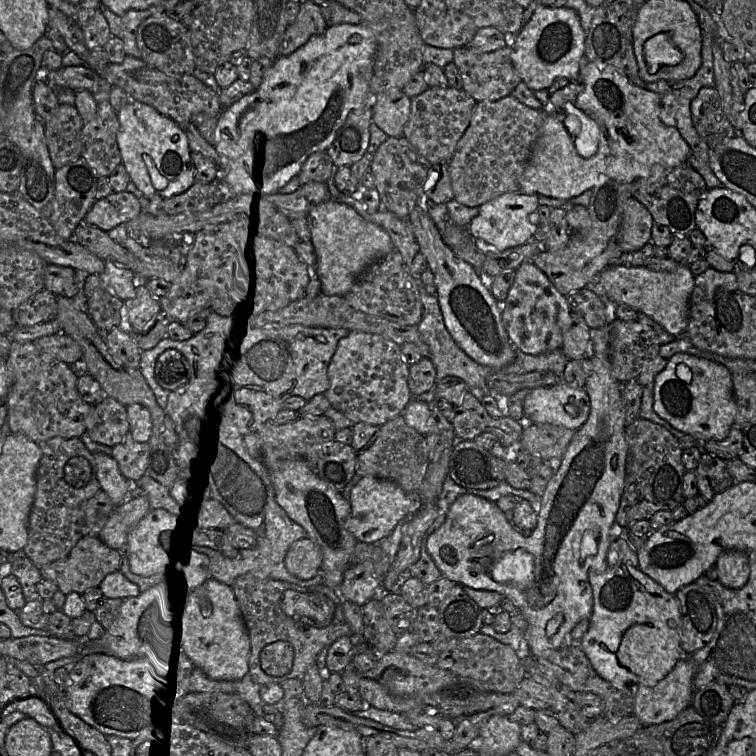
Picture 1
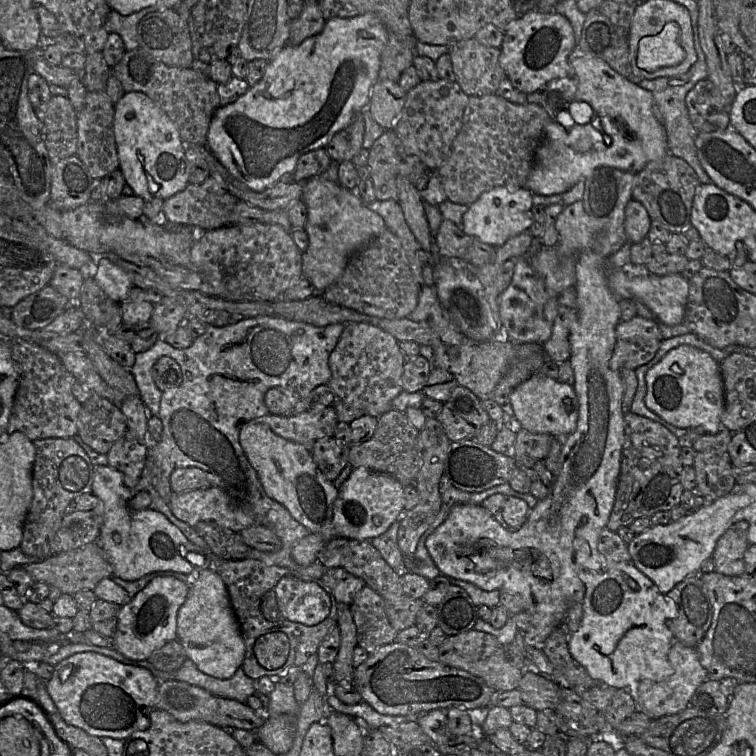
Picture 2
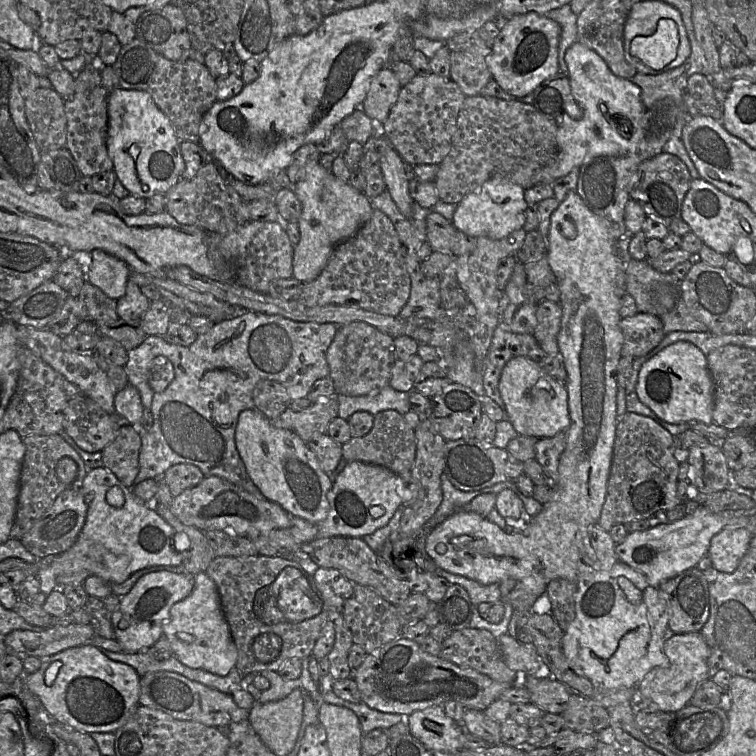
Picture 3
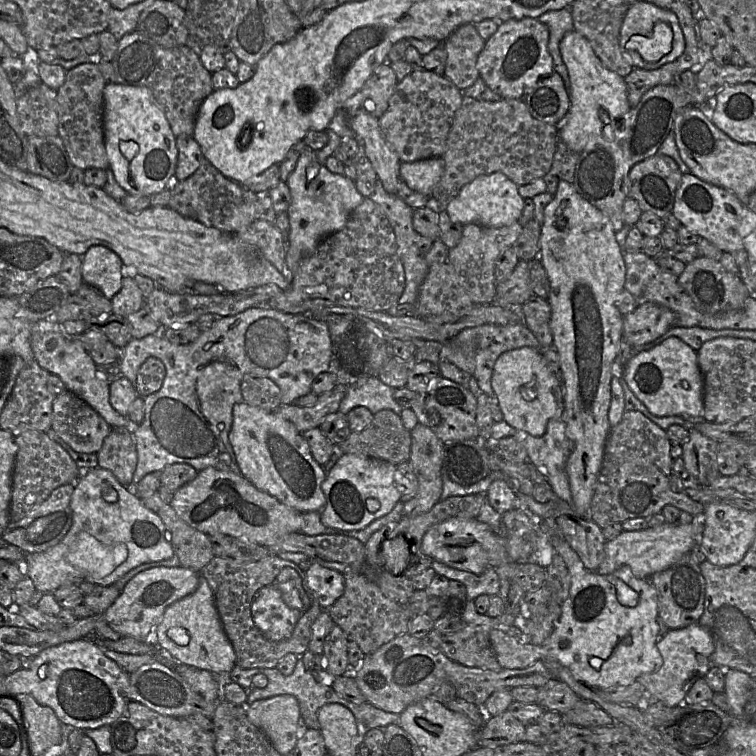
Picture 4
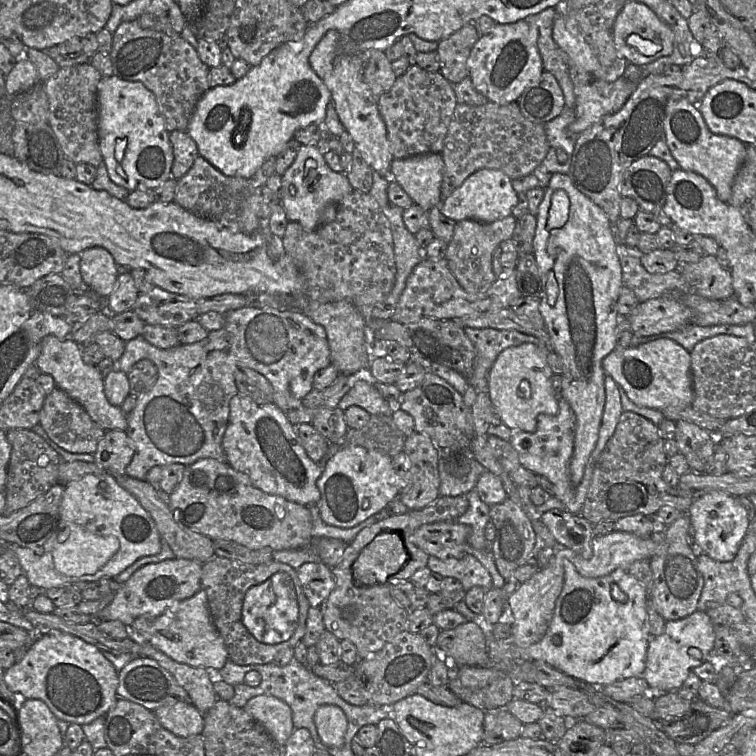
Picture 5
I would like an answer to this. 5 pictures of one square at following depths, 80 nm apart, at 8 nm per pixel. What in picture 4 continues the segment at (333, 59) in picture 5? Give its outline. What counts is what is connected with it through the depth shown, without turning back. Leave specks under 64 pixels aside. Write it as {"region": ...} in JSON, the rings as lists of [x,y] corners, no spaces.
{"region":[[[359,108],[355,112],[349,112],[348,122],[354,136],[362,140],[365,154],[384,189],[391,195],[396,195],[398,184],[402,181],[399,174],[401,161],[386,141],[379,119]]]}

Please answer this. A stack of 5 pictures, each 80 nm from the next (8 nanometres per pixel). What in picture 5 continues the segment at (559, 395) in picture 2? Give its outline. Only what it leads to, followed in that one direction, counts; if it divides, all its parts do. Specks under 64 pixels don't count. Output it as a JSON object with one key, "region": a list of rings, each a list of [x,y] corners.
{"region":[[[533,343],[509,347],[498,355],[489,372],[487,394],[502,423],[510,429],[535,432],[539,414],[556,416],[559,412],[560,396],[555,394],[552,387],[553,373],[547,362],[547,353],[545,347]]]}

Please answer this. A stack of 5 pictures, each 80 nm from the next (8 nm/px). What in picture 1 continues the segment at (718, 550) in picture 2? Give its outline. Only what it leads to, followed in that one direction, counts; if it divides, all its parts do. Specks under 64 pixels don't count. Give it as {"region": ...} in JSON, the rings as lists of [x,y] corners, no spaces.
{"region":[[[741,550],[722,552],[715,563],[718,580],[726,587],[740,589],[748,581],[750,567],[747,553]]]}

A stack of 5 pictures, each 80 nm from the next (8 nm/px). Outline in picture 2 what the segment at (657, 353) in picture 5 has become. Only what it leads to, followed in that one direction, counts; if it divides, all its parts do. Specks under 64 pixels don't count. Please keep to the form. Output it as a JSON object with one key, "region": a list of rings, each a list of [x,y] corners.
{"region":[[[680,345],[650,368],[645,379],[645,404],[665,421],[679,428],[702,427],[710,434],[721,430],[724,386],[719,363],[710,354],[690,345]]]}

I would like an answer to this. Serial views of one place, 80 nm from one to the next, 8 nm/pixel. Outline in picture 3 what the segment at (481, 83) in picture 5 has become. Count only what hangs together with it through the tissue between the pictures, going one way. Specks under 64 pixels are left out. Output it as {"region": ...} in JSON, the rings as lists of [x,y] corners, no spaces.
{"region":[[[534,12],[499,21],[500,30],[491,45],[486,64],[492,79],[507,93],[522,98],[531,94],[543,81],[559,73],[558,51],[560,26],[545,15]]]}

